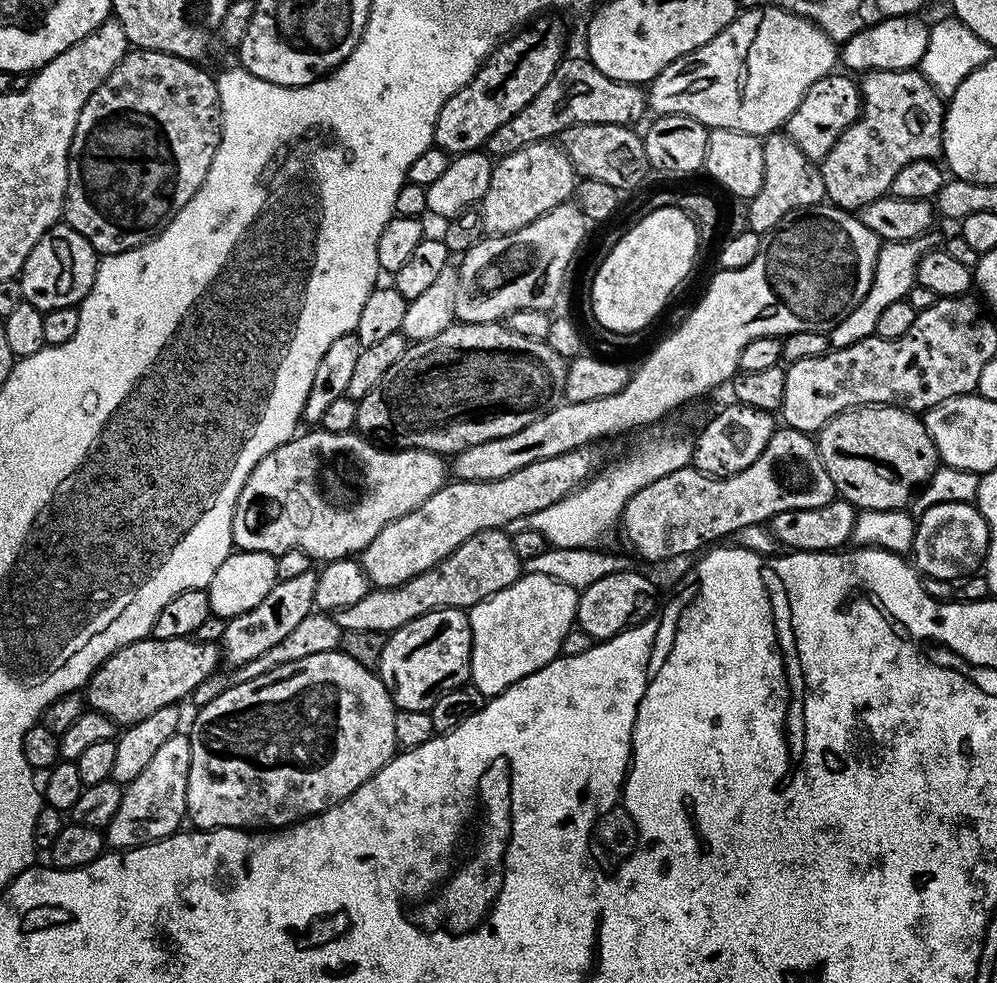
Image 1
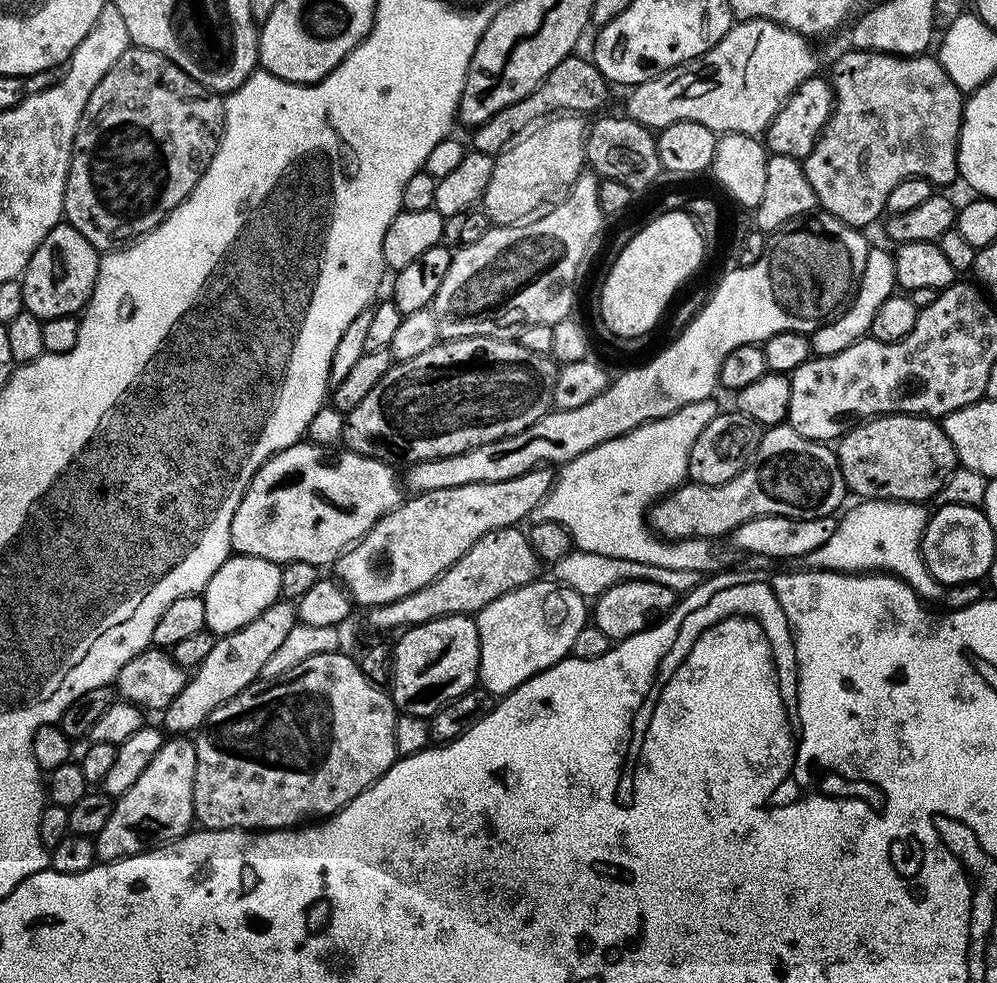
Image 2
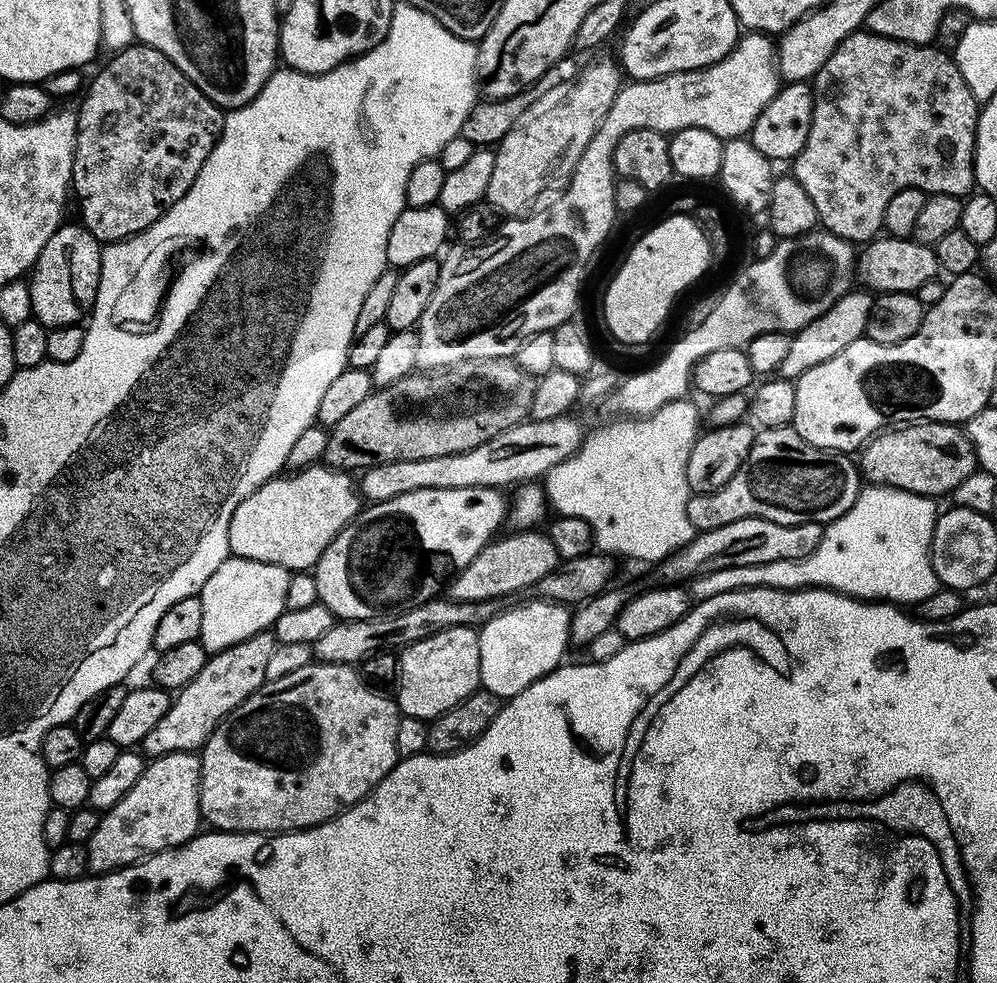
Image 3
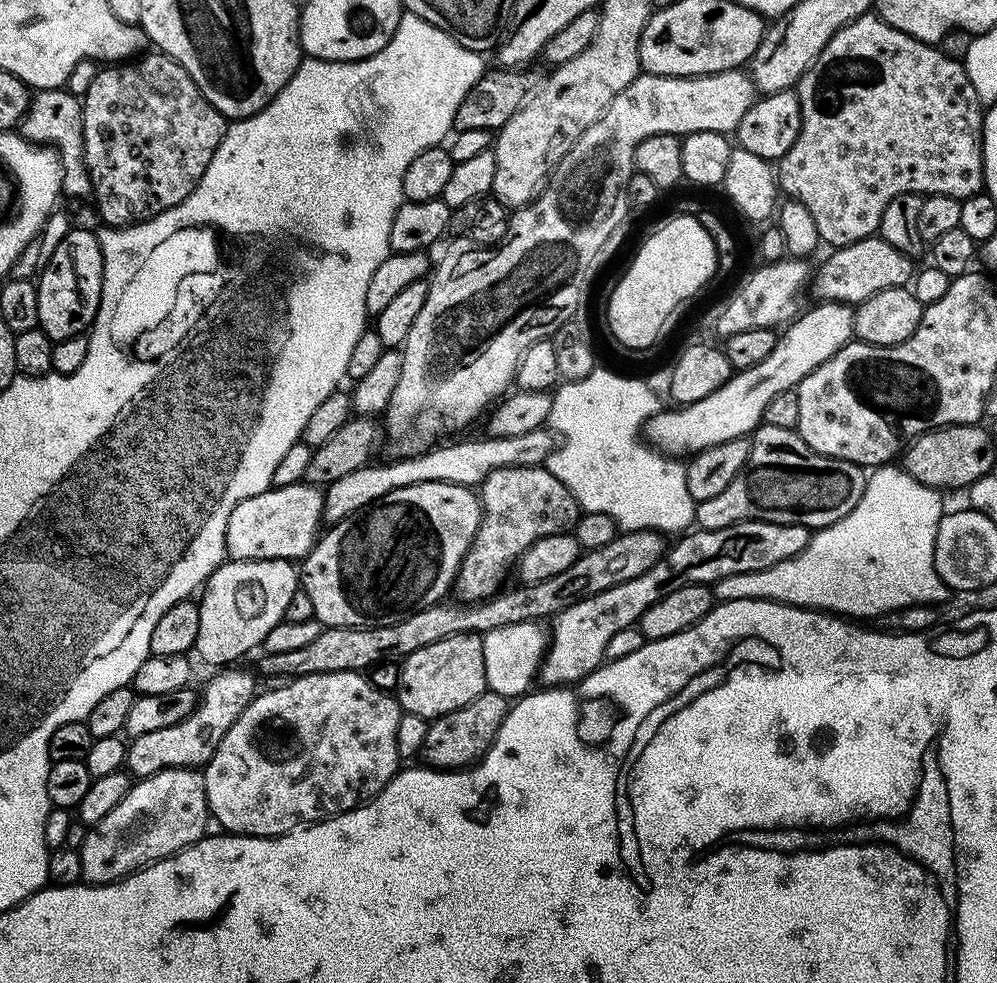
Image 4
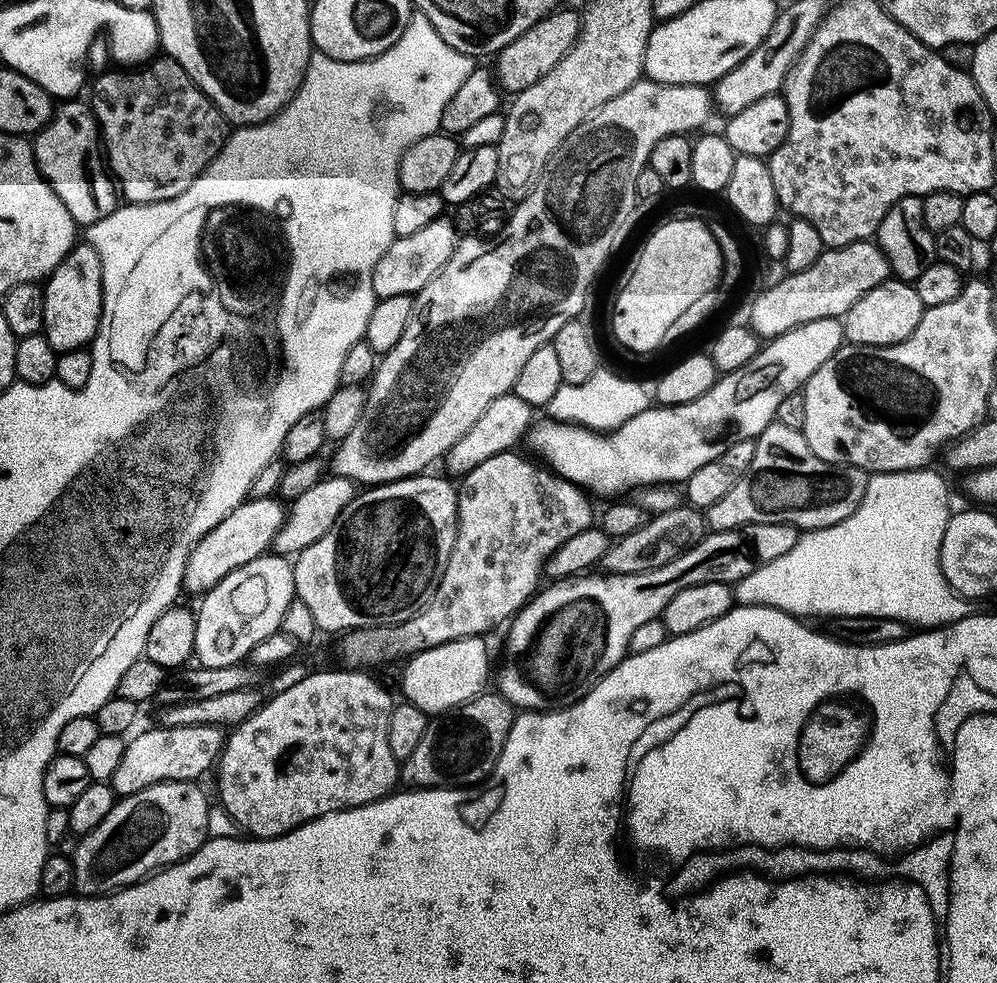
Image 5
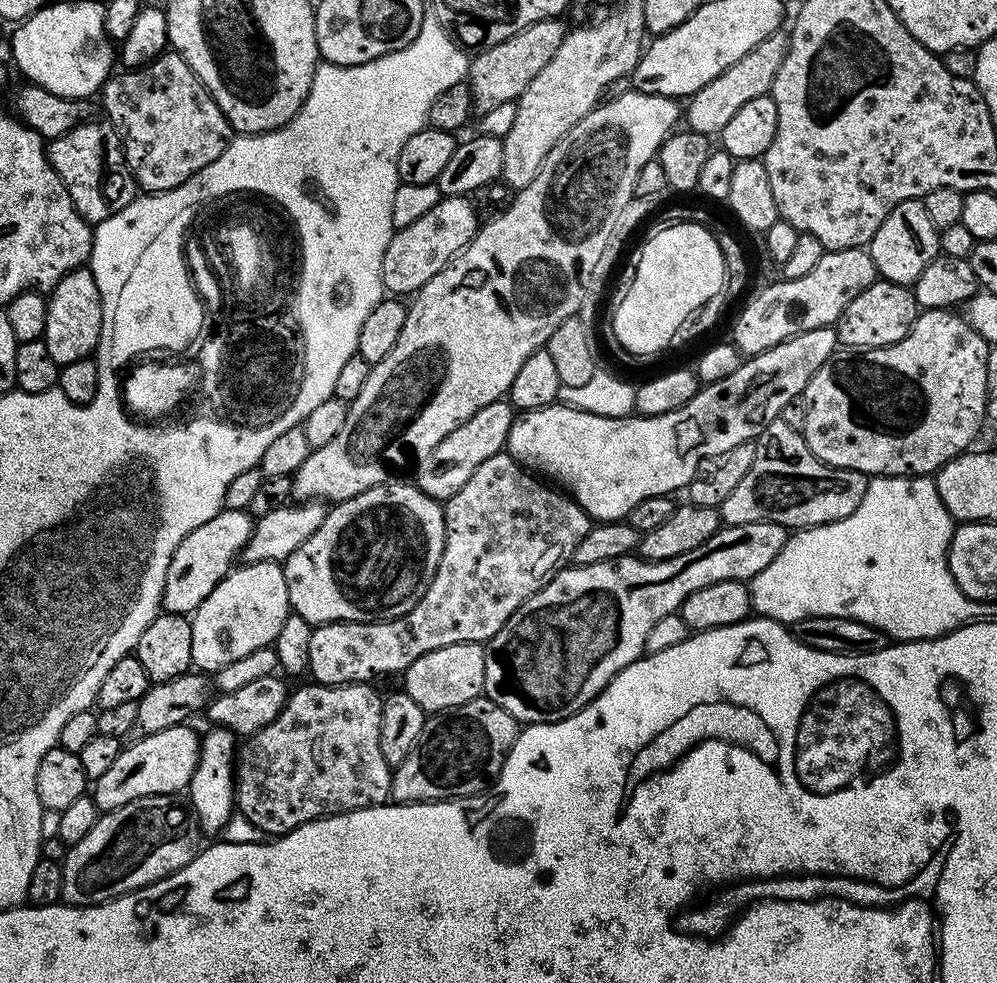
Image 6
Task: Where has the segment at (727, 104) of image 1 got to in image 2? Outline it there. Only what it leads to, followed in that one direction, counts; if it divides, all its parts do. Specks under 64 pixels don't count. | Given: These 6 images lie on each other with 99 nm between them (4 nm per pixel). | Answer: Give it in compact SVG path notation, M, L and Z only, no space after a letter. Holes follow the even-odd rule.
M742 20L733 23L732 28L706 54L674 66L646 82L635 85L628 96L626 115L636 120L643 128L659 130L674 122L689 120L702 122L710 131L723 134L741 132L747 136L763 133L778 110L790 98L790 94L806 78L817 75L816 56L805 37L791 32L780 24L769 20Z

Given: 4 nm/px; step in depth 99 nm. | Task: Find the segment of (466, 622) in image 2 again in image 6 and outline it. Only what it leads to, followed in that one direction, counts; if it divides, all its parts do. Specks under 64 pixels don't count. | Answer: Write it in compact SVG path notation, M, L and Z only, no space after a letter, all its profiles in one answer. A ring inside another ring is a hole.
M483 643L478 644L455 644L454 646L442 646L442 650L430 650L430 654L422 654L422 658L418 658L418 662L414 662L406 671L402 674L403 691L410 694L410 698L414 698L414 702L418 702L418 706L422 706L425 713L435 714L437 712L447 712L449 708L457 708L462 706L466 702L470 702L475 696L481 695L484 690L484 679L486 678L486 658L484 657L485 645Z

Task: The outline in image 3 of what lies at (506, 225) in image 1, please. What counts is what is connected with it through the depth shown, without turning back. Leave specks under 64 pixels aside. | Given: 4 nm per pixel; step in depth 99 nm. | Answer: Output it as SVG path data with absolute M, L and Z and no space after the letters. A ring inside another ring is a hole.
M612 59L583 67L569 84L546 90L495 145L494 175L490 178L487 203L505 217L516 218L531 200L543 194L551 180L571 176L578 158L582 158L582 150L594 138L621 87L622 72Z

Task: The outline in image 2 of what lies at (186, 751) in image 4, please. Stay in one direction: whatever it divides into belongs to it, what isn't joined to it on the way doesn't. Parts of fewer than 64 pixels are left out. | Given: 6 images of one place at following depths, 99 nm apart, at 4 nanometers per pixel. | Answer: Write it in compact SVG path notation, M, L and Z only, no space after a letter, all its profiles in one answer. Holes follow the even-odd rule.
M281 598L266 606L266 610L262 610L262 614L254 618L254 622L216 639L214 650L210 650L206 662L202 662L189 675L182 694L178 694L178 698L174 698L174 702L163 709L163 731L168 734L192 734L203 728L206 718L210 718L215 708L230 702L234 694L242 694L242 690L261 679L260 671L263 666L277 653L286 634L297 623L295 603Z

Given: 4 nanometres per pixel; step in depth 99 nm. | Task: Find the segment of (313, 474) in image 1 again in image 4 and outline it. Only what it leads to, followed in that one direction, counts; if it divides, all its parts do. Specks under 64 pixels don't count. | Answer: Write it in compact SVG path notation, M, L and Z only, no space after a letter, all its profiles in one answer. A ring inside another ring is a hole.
M301 482L294 486L271 487L268 491L246 498L241 504L234 506L224 546L227 555L234 560L296 562L311 552L321 531L323 519L324 492L317 485Z

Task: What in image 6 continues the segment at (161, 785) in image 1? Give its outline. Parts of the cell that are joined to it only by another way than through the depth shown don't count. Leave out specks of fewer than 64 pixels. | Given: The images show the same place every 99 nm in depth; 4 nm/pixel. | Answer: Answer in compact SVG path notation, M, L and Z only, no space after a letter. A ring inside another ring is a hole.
M179 795L147 796L134 802L126 802L126 806L105 811L100 820L82 838L82 842L71 845L67 849L62 863L64 881L62 882L62 900L66 904L75 904L77 908L85 908L91 904L101 904L107 900L118 898L127 892L145 888L148 884L158 882L163 876L174 874L182 866L186 866L202 847L202 829L192 805Z

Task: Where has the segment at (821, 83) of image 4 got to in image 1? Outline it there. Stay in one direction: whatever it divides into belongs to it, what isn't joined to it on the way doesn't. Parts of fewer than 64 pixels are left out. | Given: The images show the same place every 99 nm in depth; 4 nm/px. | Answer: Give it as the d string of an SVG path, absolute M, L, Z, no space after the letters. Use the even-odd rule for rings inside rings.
M874 70L859 77L860 117L834 142L830 154L819 161L824 195L831 203L846 212L859 213L870 202L889 195L894 177L906 162L936 160L944 151L945 101L930 86L918 70Z

